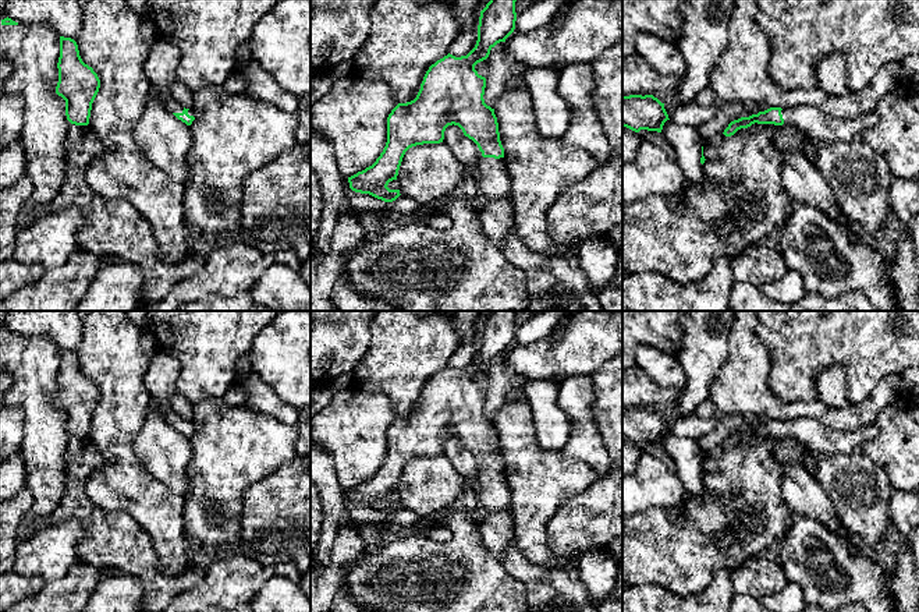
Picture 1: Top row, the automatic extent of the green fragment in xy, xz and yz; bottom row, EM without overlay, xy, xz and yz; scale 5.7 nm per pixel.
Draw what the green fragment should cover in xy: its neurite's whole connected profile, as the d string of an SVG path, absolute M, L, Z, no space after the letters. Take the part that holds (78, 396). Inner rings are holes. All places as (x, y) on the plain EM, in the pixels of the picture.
M60 349L57 381L56 406L65 413L67 432L75 438L88 438L100 392L93 381L82 374L74 351Z

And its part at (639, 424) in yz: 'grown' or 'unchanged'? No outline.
unchanged

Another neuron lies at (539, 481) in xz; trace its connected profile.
M526 397L504 401L494 417L505 481L515 523L514 541L536 566L578 565L575 556L558 556L550 546L550 521L558 506L602 475L588 463L563 457L539 446Z

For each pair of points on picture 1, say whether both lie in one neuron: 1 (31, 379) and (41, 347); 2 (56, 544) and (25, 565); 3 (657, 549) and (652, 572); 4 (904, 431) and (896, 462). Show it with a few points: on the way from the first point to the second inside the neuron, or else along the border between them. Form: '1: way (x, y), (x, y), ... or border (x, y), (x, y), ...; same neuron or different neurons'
1: way (34, 371), (34, 361), (39, 356); same neuron
2: way (49, 551), (32, 558); same neuron
3: way (652, 555), (652, 566); same neuron
4: way (902, 438), (901, 455); same neuron

